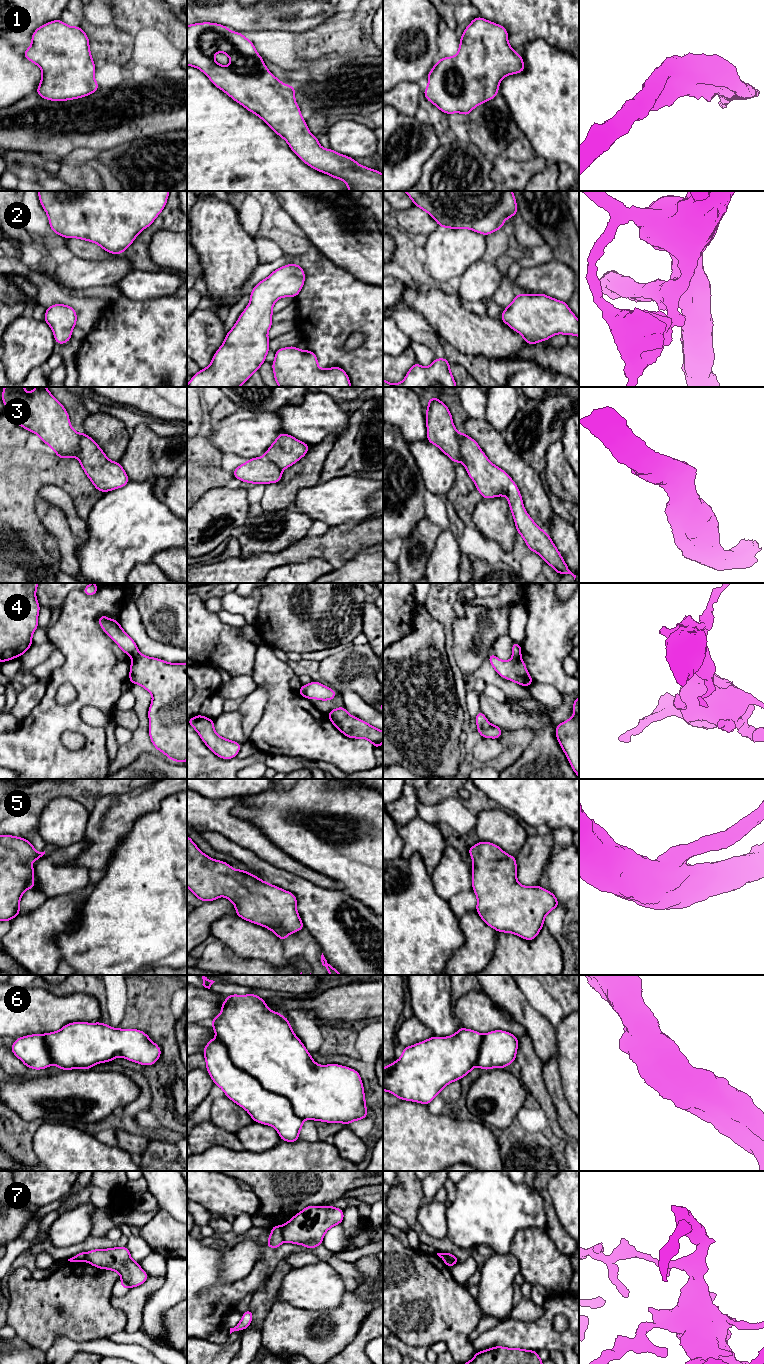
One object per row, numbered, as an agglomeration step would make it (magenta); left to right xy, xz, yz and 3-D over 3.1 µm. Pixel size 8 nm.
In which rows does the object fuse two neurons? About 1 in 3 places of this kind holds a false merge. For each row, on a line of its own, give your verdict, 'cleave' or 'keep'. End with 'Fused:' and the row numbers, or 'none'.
1: keep
2: keep
3: keep
4: cleave
5: keep
6: keep
7: cleave
Fused: 4, 7

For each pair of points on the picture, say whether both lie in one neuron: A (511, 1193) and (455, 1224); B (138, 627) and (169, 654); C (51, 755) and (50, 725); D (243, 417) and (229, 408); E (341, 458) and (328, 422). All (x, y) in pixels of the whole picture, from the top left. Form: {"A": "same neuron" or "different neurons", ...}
{"A": "same neuron", "B": "same neuron", "C": "same neuron", "D": "different neurons", "E": "different neurons"}

